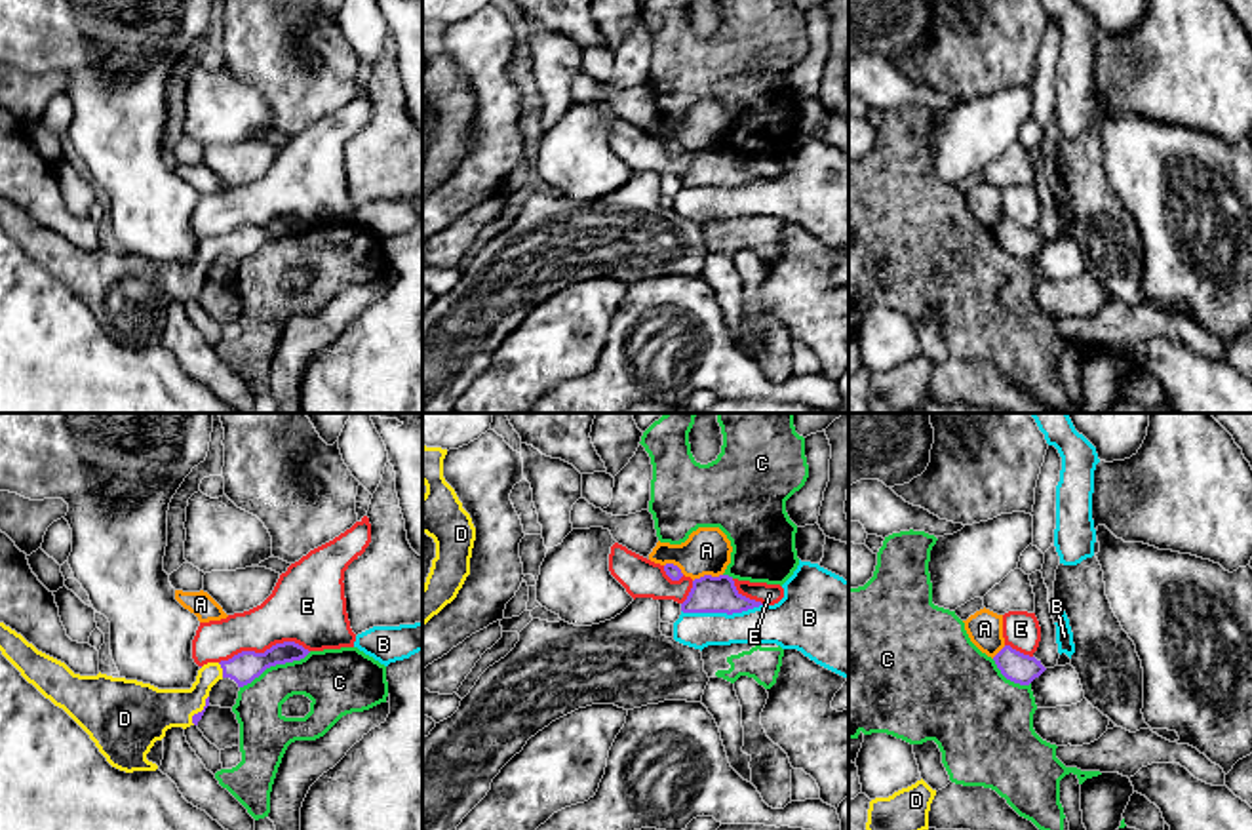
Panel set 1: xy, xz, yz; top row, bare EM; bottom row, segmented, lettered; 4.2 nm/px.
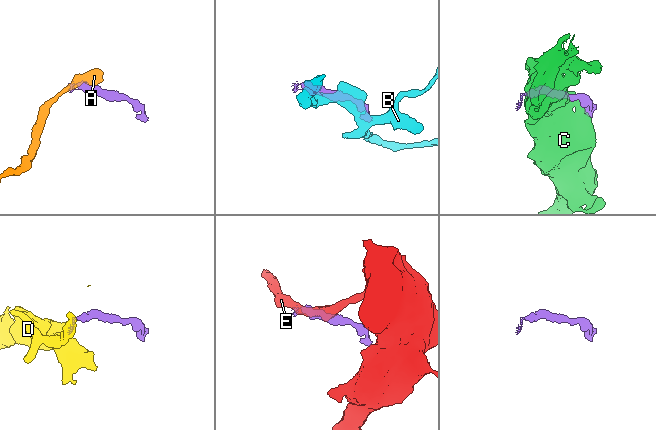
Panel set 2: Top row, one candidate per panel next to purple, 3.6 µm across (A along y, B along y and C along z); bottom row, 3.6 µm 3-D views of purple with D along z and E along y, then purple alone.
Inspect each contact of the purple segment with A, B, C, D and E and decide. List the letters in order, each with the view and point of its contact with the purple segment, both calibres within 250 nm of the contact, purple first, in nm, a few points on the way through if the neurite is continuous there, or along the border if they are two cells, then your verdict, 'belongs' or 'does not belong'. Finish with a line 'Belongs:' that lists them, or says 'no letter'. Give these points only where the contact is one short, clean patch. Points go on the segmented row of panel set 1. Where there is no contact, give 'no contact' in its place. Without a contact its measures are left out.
A: xz (706, 575) | 160/200 nm | along xz (722, 573), (701, 575), (693, 581) | does not belong
B: xz (722, 612) | 160/170 nm | does not belong
C: xy (274, 665) | 130/260 nm | does not belong
D: xy (223, 671) | 130/150 nm | across xy (244, 667), (223, 671), (177, 707) | belongs
E: xy (265, 652) | 130/300 nm | does not belong
Belongs: D

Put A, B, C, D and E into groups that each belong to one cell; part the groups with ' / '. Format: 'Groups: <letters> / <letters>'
Groups: A / B / C / D / E

